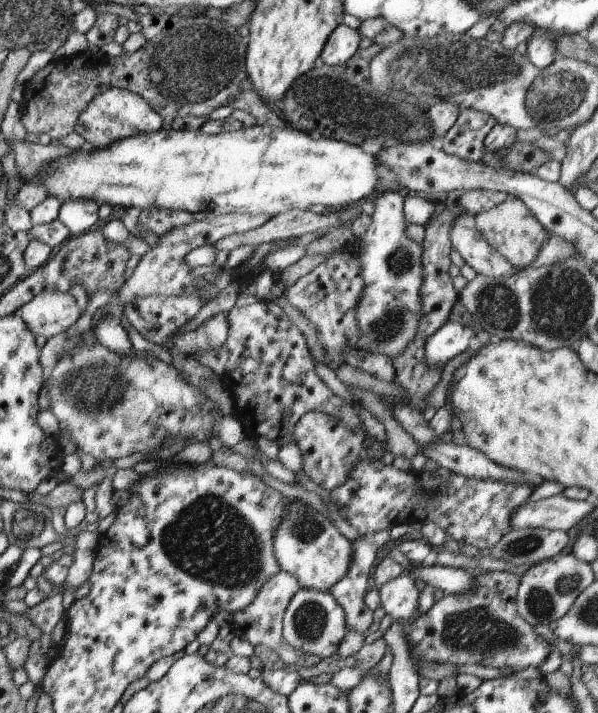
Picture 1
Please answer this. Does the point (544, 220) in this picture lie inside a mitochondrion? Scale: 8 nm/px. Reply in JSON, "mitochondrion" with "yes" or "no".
{"mitochondrion":"no"}

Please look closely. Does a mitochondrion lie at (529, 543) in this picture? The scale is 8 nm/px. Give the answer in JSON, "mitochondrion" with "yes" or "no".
{"mitochondrion":"yes"}

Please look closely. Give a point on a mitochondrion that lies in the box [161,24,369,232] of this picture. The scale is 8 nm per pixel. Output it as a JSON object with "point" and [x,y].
{"point":[304,93]}

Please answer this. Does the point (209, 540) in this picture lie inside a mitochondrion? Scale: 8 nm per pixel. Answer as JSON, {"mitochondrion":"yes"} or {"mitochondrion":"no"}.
{"mitochondrion":"yes"}

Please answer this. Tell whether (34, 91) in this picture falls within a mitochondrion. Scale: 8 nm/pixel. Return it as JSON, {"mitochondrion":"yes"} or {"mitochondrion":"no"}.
{"mitochondrion":"no"}

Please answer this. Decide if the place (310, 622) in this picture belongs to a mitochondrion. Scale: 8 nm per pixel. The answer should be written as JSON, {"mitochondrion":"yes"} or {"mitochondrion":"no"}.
{"mitochondrion":"yes"}

